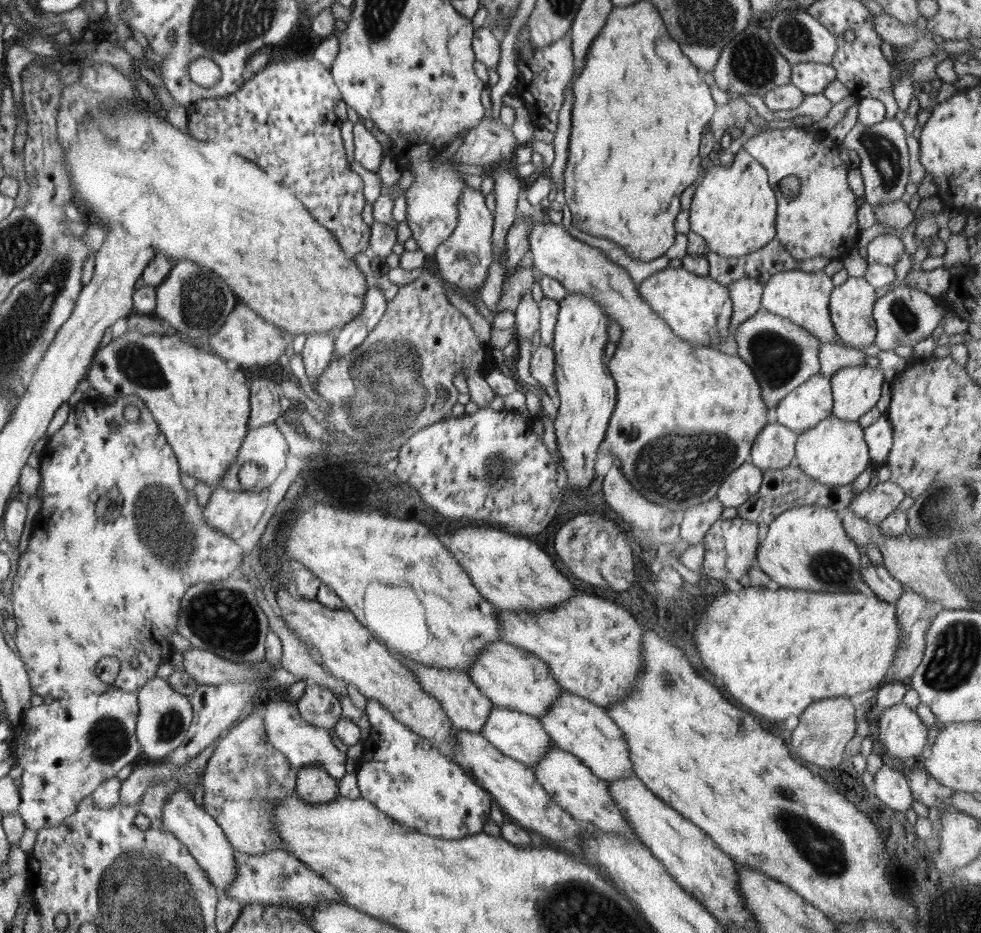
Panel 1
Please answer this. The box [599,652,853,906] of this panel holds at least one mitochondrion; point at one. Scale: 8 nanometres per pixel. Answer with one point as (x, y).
(817, 844)

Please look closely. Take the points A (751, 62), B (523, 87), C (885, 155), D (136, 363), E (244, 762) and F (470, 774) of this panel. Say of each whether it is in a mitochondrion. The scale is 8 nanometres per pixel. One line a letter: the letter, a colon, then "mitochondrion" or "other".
A: mitochondrion
B: other
C: mitochondrion
D: mitochondrion
E: mitochondrion
F: other

